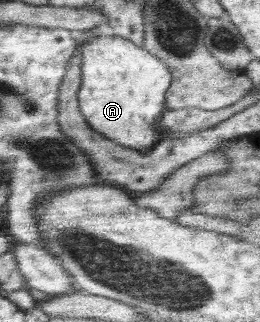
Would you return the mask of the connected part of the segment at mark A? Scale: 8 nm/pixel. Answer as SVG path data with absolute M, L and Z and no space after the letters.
M104 32L100 37L82 46L81 87L77 92L81 113L89 127L123 147L146 153L161 140L159 132L155 130L155 123L163 111L168 109L165 93L171 82L171 72L167 69L167 65L131 41L107 36Z

